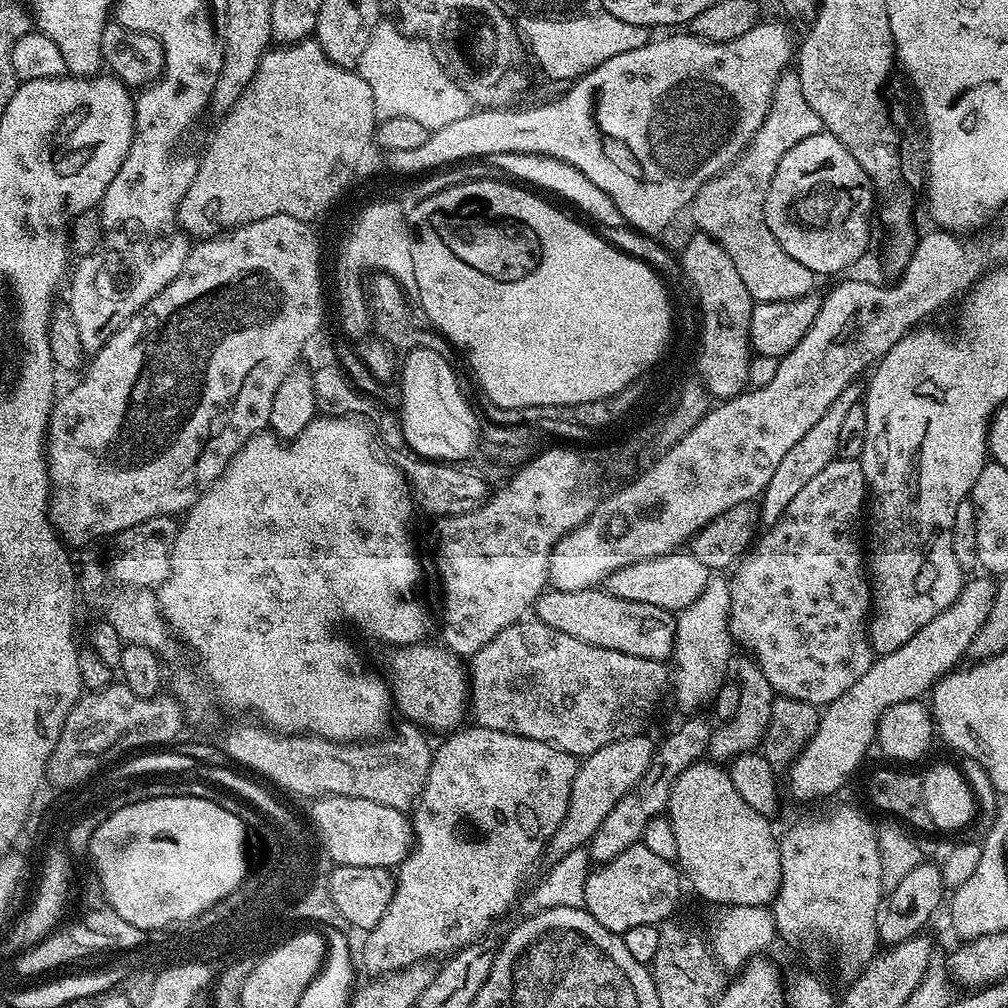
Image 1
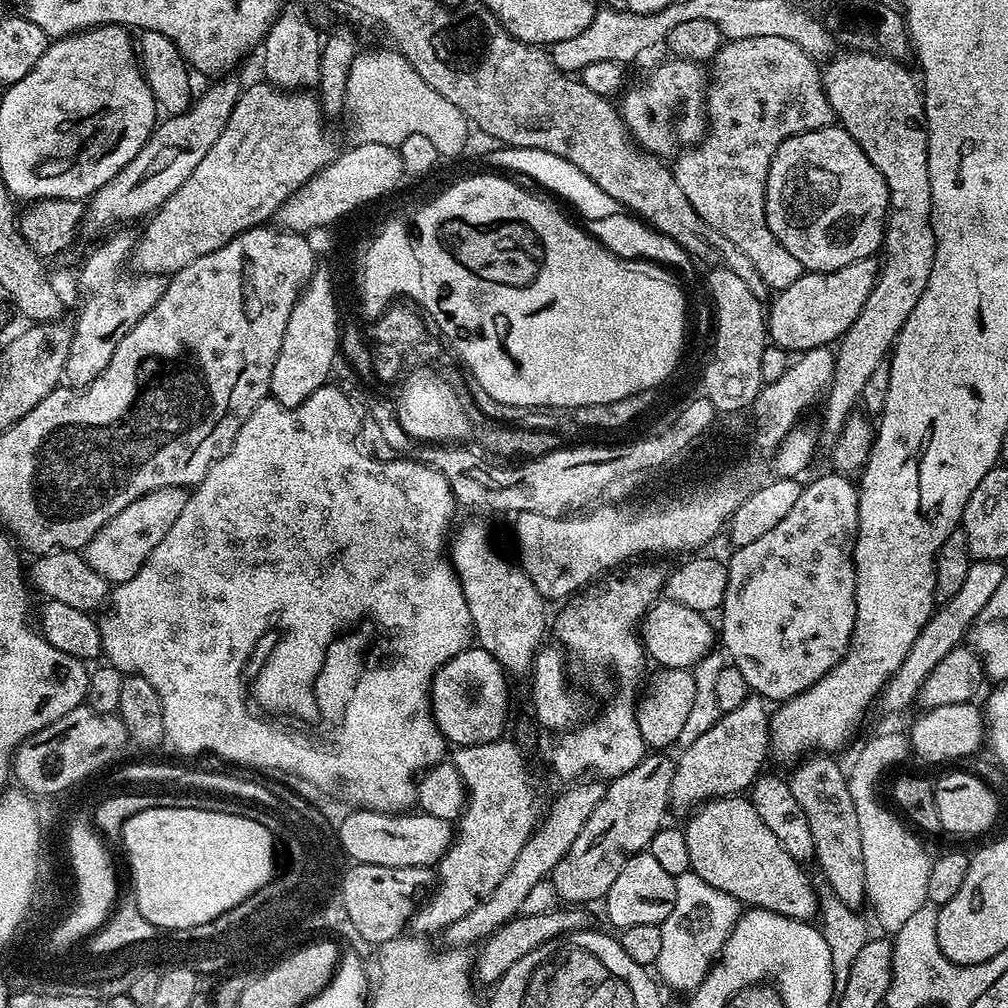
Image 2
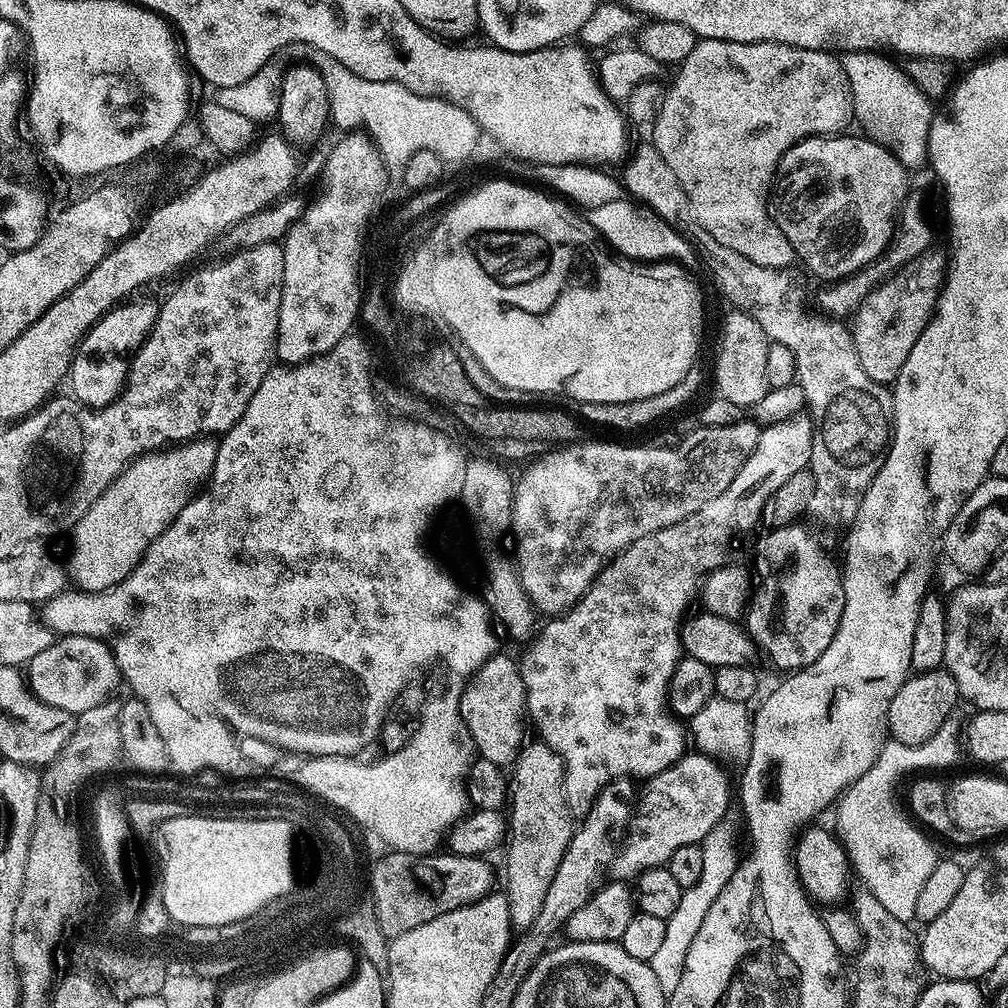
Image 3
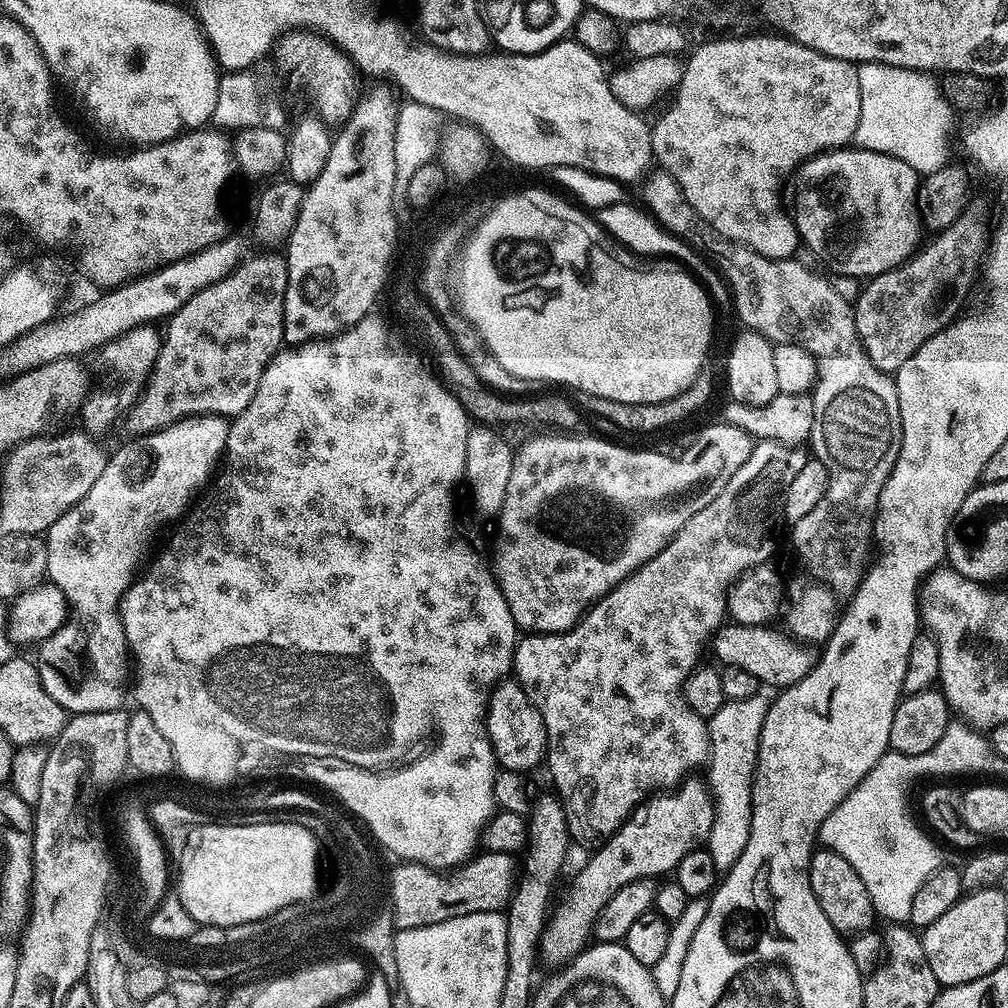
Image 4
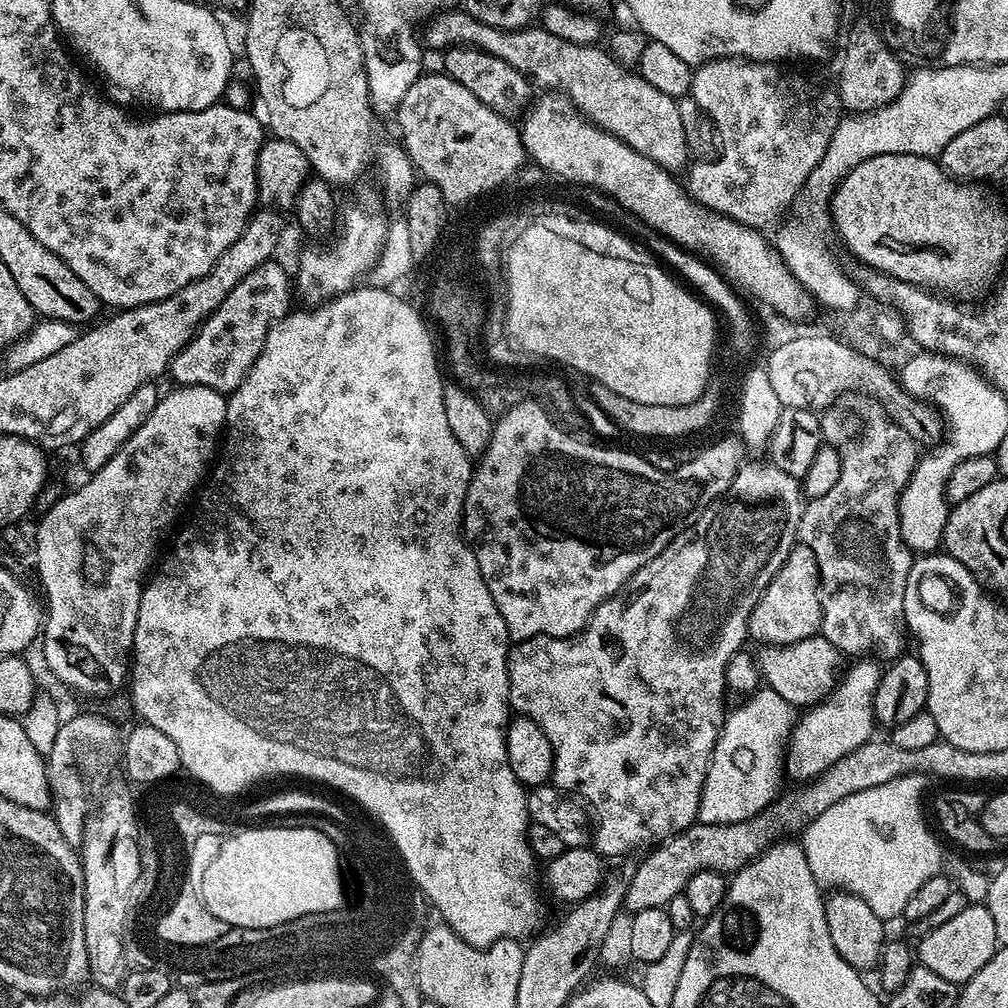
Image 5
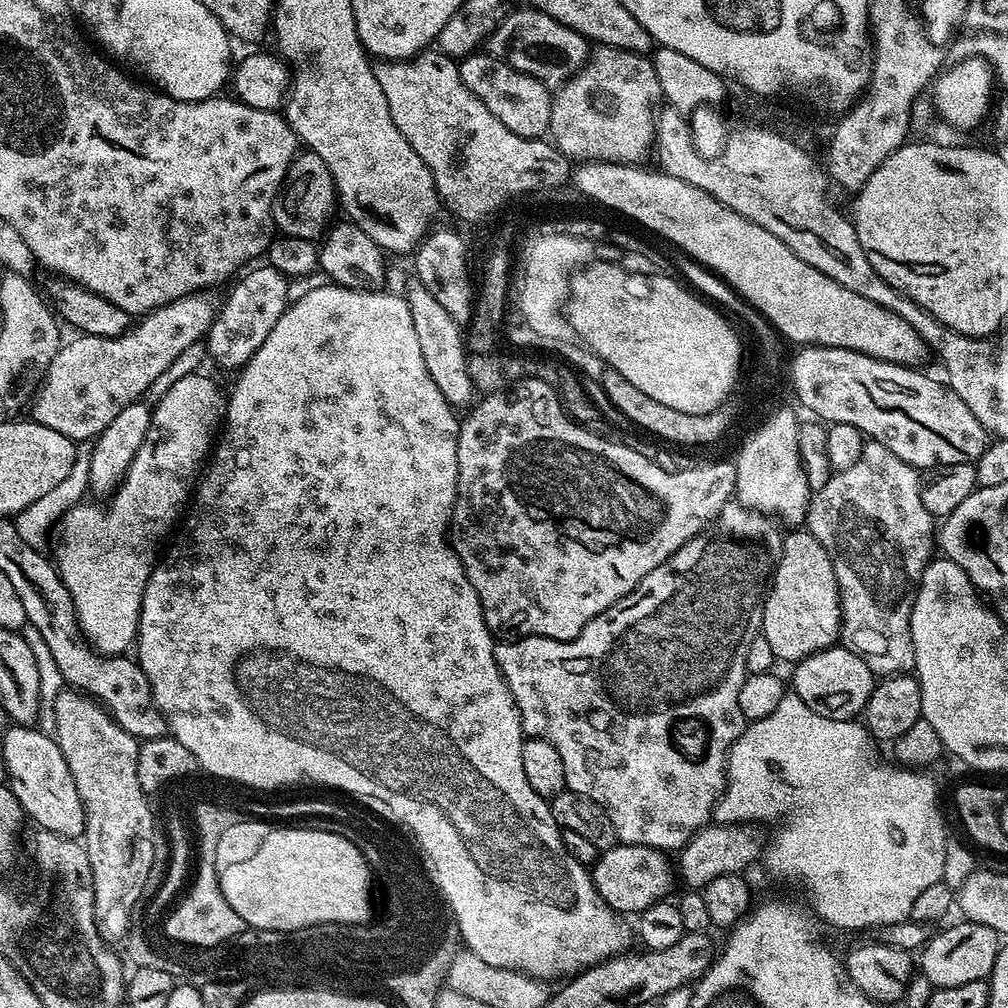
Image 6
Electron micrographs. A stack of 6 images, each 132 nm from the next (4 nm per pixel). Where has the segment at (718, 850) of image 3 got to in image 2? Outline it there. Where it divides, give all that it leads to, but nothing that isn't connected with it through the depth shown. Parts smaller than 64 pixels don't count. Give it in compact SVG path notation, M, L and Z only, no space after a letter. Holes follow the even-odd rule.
M688 871L684 876L676 877L676 897L674 898L674 910L662 921L659 926L662 930L662 950L658 953L654 965L654 972L662 981L665 989L673 988L676 992L691 993L697 985L704 980L705 973L712 967L714 961L719 957L720 950L723 948L728 933L736 925L736 921L742 915L741 901L727 896L722 890L710 886L710 882L699 879L695 872Z

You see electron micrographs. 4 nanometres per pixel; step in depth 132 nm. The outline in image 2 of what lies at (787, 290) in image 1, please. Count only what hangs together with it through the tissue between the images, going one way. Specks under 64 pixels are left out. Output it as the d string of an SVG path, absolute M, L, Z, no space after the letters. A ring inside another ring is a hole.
M742 38L721 43L720 49L710 61L710 83L706 88L706 131L698 144L688 146L675 157L674 171L682 194L690 198L690 206L711 228L718 230L750 262L769 290L781 290L797 282L806 272L802 262L774 238L764 213L766 182L772 165L772 155L791 136L827 128L833 123L834 113L824 93L822 68L812 53L802 50L786 38Z

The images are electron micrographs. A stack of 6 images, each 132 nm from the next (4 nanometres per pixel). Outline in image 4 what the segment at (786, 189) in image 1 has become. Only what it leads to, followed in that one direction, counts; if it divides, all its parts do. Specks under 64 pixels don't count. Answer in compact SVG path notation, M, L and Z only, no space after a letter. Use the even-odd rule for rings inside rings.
M845 146L830 152L822 152L820 155L807 160L798 169L798 180L799 176L804 185L796 192L796 212L794 208L796 229L800 235L803 247L805 249L808 247L822 263L829 264L834 271L841 272L844 276L864 276L863 278L871 278L906 263L912 256L916 255L922 244L922 241L920 242L922 219L920 217L920 205L918 203L922 176L921 173L915 172L910 166L906 166L906 162L902 162L890 154L882 154L881 152L855 146Z

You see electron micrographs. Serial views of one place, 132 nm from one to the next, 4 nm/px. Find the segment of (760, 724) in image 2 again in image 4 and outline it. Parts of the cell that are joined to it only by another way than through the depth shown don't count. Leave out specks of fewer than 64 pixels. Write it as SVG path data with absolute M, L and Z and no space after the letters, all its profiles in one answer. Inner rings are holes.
M688 778L679 786L655 796L649 796L643 804L637 804L632 815L625 820L624 825L617 832L599 845L591 853L592 856L580 868L580 873L572 880L572 885L568 888L568 893L564 896L564 901L560 905L555 905L554 911L549 915L544 932L540 936L539 955L548 964L563 966L568 961L575 959L580 952L589 947L594 936L596 919L602 914L602 908L622 886L626 886L635 880L645 878L660 878L663 872L671 873L694 849L707 845L708 835L714 826L714 812L712 806L712 794L708 791L708 785L703 779Z

